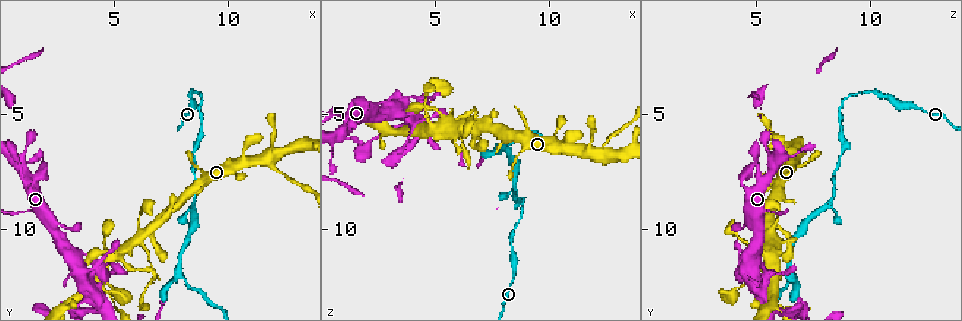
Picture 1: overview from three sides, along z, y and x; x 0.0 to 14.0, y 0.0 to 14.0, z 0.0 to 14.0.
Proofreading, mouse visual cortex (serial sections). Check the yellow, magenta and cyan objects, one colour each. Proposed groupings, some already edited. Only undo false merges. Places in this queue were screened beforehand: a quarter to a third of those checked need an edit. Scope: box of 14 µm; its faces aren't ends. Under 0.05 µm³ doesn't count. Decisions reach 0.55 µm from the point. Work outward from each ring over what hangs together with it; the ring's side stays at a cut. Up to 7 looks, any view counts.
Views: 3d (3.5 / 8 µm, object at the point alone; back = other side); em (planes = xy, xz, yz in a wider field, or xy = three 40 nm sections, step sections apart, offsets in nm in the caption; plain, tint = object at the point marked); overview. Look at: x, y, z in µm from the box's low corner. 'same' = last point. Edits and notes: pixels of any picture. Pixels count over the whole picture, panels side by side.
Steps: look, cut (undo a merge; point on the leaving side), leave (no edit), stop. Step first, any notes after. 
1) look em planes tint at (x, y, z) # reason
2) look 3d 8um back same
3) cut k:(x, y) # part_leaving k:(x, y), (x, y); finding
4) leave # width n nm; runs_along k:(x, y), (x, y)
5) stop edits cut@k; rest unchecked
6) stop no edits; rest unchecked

look 3d 3.5um at (8.8, 4.4, 8.8) # thin neck

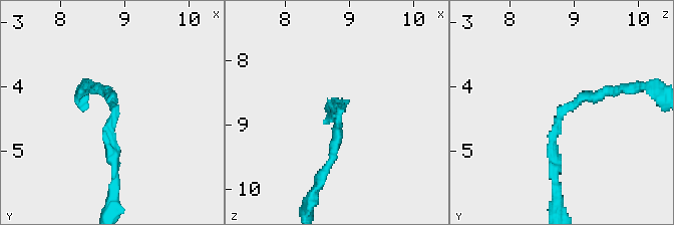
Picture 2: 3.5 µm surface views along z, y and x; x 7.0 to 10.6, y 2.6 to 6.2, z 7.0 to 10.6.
look em xy step 1 tint at (8.80, 4.45, 8.85) # now the EM

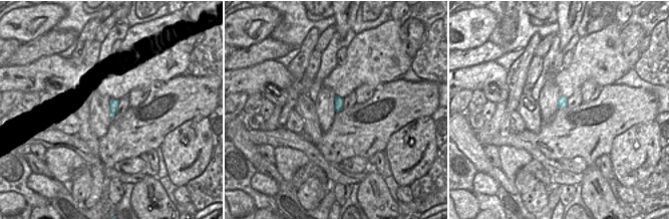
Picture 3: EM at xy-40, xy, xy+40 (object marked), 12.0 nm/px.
cut 2:(551, 154) # arm_widths 150, 150 nm; part_leaving 2:(560, 121), (553, 140), (555, 210); a second cell is stuck on

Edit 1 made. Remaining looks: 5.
look 3d 8um at (1.7, 7.7, 4.4) # sudden change in width

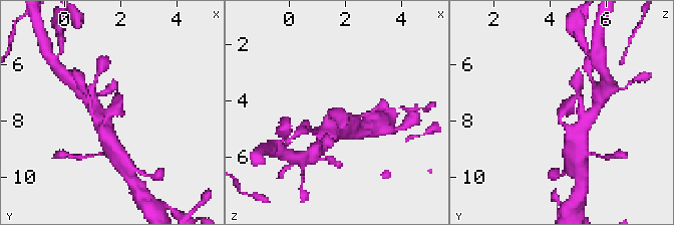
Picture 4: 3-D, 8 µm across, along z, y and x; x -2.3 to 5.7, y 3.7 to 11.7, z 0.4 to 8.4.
look em planes tint at (1.6, 7.6, 4.5) # now the EM

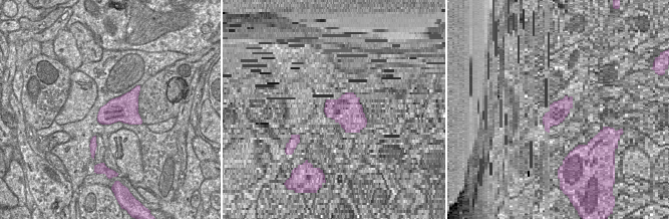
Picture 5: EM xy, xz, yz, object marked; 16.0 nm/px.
leave # runs_along 4:(104, 131), (117, 91); all the same cell

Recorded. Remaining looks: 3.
look 3d 3.5um at (6.7, 12.0, 4.9) # abrupt turn

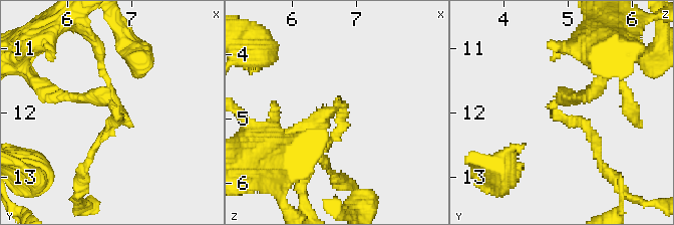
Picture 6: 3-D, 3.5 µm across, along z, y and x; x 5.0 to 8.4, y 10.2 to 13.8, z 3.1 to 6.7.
look em xy step 5 tint at (6.75, 11.95, 4.80)

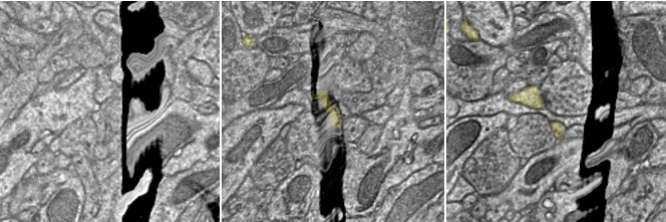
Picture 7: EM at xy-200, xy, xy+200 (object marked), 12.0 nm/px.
cut 6:(106, 131) # arm_widths 150, 150 nm; part_leaving 6:(111, 104), (117, 120), (84, 169); a second cell is stuck on

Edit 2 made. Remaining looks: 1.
stop edits cut@2, cut@6; rest unchecked

